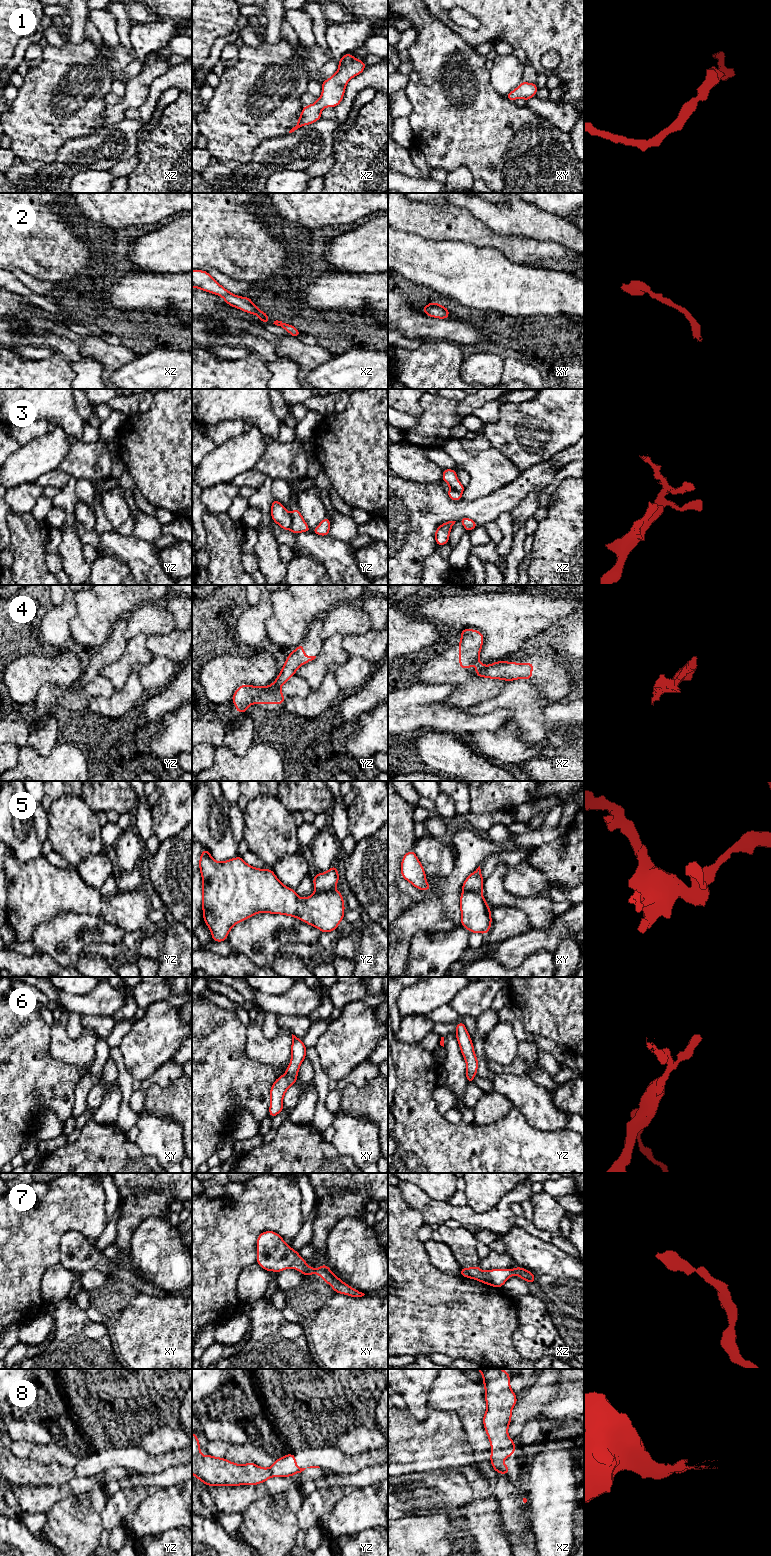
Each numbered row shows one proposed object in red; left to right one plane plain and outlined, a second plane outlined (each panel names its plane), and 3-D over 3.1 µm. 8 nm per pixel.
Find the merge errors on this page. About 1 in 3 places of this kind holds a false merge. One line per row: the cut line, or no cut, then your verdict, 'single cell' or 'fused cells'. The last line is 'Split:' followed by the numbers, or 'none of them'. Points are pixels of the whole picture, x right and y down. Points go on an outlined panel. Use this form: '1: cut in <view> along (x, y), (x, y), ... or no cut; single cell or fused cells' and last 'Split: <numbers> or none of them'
1: no cut; single cell
2: no cut; single cell
3: cut in yz along (289, 515), (291, 517), (290, 528); fused cells
4: cut in xz along (484, 666), (476, 670); fused cells
5: cut in yz along (334, 889), (315, 892); fused cells
6: no cut; single cell
7: no cut; single cell
8: no cut; single cell
Split: 3, 4, 5

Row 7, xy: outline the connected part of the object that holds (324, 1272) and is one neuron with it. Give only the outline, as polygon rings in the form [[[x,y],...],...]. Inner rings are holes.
[[[264,1231],[257,1237],[257,1264],[266,1271],[280,1273],[287,1268],[294,1268],[304,1274],[305,1278],[317,1273],[328,1283],[335,1293],[359,1298],[365,1294],[347,1285],[323,1264],[318,1269],[306,1264],[298,1251],[286,1244],[283,1238],[274,1231]]]

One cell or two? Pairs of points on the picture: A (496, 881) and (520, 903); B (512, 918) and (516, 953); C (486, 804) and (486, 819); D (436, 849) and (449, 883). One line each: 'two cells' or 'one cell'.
A: one cell
B: two cells
C: two cells
D: two cells

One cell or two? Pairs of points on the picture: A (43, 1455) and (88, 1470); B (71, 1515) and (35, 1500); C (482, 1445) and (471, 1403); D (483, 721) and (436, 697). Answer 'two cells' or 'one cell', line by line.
A: two cells
B: two cells
C: one cell
D: one cell

